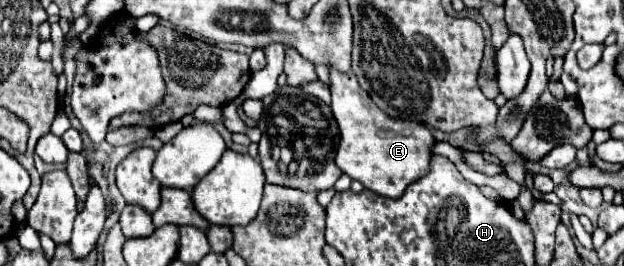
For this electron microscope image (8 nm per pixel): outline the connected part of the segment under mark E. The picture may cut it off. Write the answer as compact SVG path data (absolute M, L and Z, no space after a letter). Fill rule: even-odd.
M331 70L331 110L341 130L341 142L337 148L335 164L351 178L359 180L365 188L375 194L399 198L405 188L423 178L429 170L429 146L435 142L433 134L421 122L391 118L375 102L371 102L369 94L361 90L355 74L343 74Z

